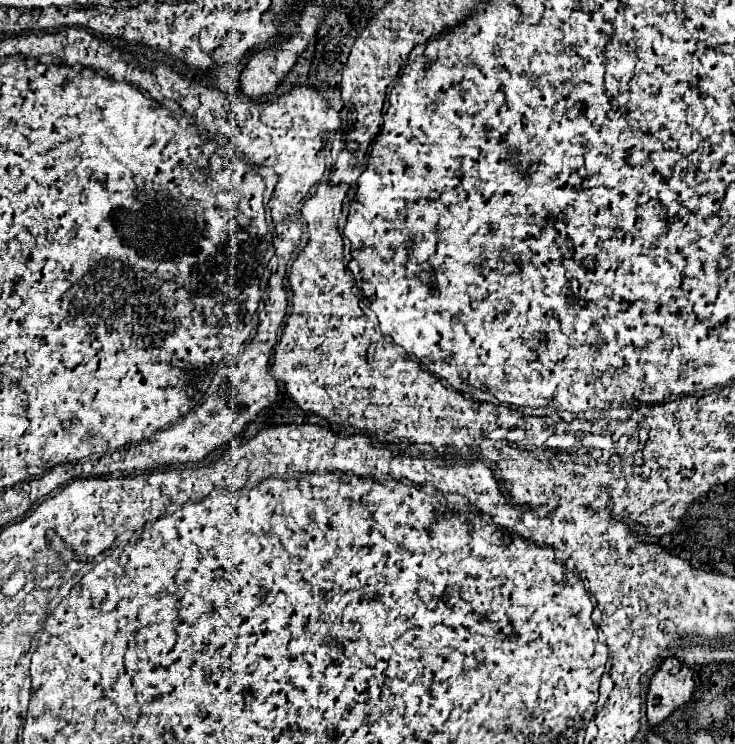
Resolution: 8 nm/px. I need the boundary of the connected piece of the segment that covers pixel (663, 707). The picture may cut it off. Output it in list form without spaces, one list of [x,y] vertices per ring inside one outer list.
[[[676,657],[666,659],[650,681],[646,695],[646,715],[652,727],[658,727],[668,719],[676,709],[688,703],[694,695],[694,677],[692,669],[680,663]]]

